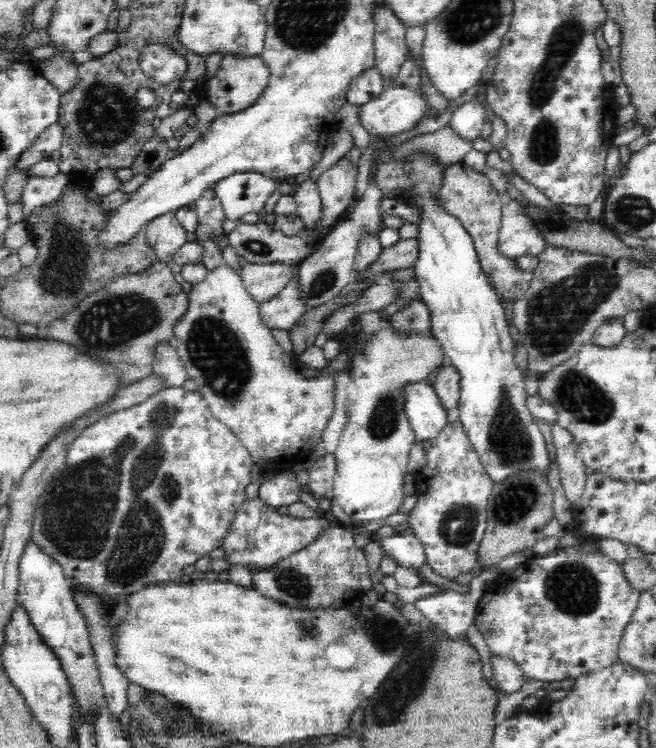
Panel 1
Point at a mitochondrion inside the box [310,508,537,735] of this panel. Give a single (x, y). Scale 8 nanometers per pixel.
(380, 631)

